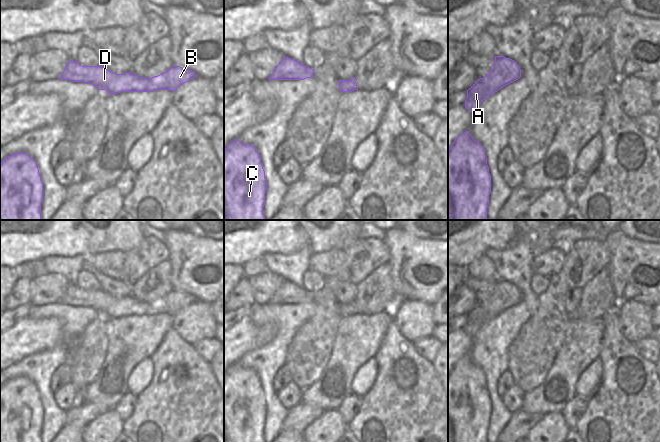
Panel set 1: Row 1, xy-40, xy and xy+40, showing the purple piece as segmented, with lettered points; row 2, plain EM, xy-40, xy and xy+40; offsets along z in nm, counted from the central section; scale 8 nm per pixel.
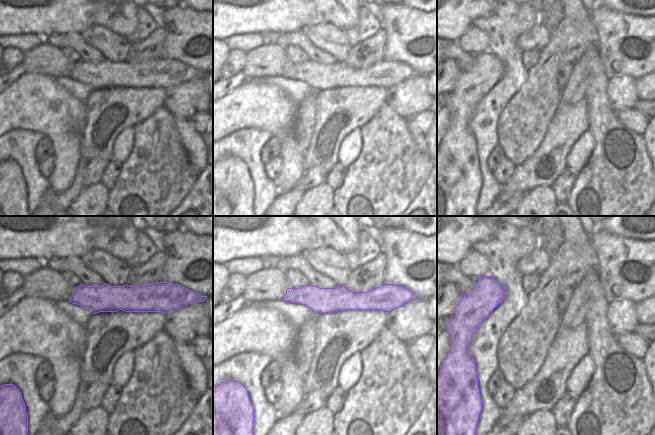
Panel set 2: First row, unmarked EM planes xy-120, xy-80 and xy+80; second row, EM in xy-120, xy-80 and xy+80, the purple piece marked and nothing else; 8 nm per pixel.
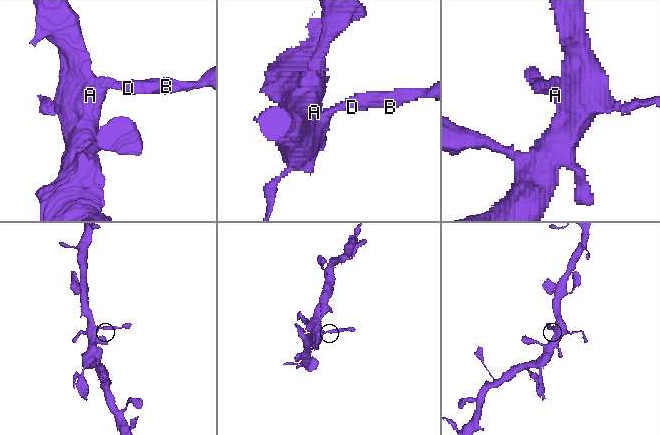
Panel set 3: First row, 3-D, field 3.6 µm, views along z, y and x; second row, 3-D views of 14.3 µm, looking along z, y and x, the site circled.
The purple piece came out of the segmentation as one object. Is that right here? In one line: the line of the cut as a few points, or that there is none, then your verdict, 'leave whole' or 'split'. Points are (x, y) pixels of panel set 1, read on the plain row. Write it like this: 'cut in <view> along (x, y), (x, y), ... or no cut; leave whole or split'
no cut; leave whole

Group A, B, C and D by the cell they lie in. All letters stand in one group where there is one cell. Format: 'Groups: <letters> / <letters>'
Groups: A B C D.

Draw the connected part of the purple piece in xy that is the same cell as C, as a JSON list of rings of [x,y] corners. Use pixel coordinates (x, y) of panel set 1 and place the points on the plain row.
[[[235,363],[224,373],[224,442],[265,442],[266,415],[257,373]]]

